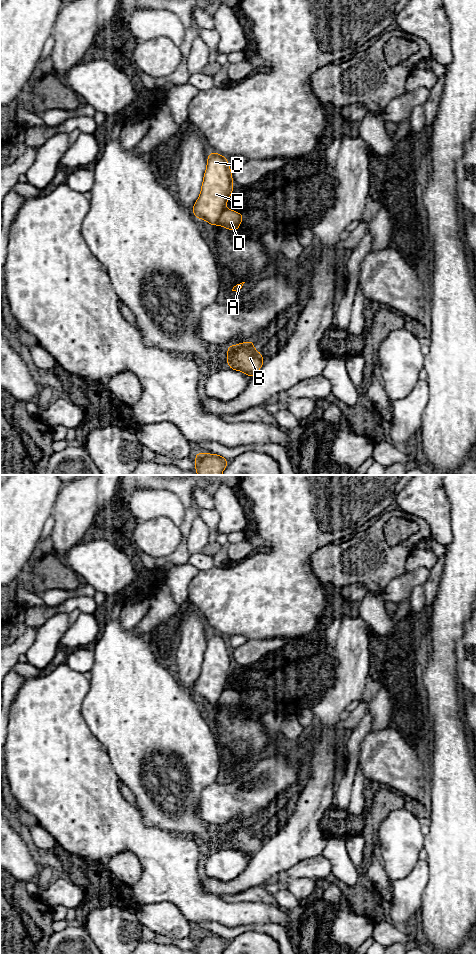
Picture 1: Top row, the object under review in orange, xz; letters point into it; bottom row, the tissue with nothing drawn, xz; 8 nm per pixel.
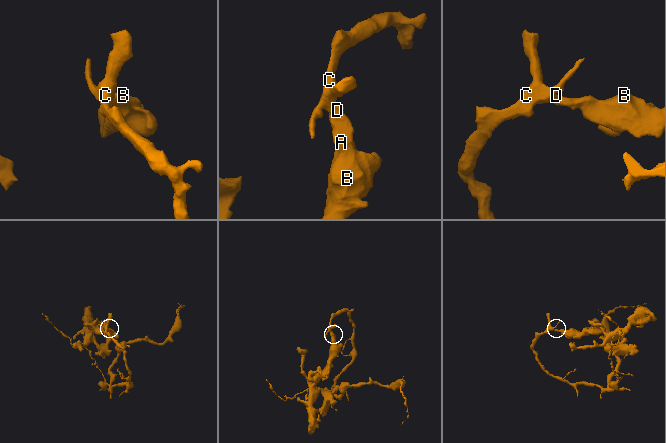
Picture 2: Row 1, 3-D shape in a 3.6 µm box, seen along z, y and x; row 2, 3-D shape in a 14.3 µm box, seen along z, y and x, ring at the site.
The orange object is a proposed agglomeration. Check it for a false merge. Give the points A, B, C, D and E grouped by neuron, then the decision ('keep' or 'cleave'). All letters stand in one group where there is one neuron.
groups A B D / C E; cleave

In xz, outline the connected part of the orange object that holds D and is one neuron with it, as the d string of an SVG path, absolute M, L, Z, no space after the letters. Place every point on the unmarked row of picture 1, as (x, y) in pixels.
M224 689L219 698L218 704L231 711L236 711L240 707L240 703L243 700L242 694L234 690Z

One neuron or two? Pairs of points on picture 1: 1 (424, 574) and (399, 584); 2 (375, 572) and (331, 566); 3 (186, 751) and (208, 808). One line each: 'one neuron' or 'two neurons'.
1: one neuron
2: one neuron
3: two neurons

